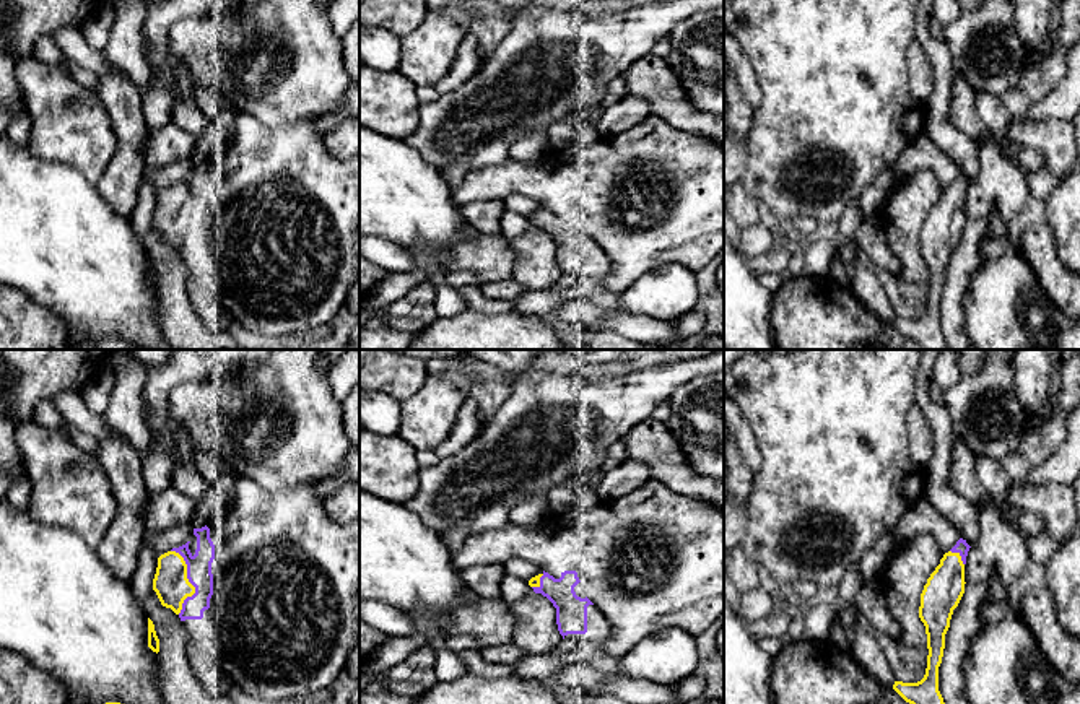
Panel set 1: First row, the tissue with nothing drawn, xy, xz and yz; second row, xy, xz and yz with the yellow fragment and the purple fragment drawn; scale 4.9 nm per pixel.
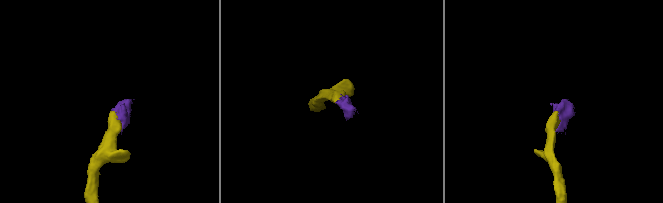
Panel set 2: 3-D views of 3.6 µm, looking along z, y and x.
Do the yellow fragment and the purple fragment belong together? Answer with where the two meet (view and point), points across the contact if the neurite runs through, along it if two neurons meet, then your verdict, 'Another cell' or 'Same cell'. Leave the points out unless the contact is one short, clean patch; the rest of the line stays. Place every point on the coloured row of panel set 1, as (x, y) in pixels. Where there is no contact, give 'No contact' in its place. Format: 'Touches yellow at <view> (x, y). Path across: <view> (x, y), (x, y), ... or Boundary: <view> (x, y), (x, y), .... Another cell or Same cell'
Touches yellow at xy (187, 581). Path across: xy (171, 584), (187, 581), (199, 566). Same cell

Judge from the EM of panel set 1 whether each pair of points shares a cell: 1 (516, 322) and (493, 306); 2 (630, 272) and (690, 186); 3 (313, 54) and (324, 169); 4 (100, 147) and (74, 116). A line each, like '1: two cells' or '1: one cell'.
1: two cells
2: one cell
3: two cells
4: one cell

